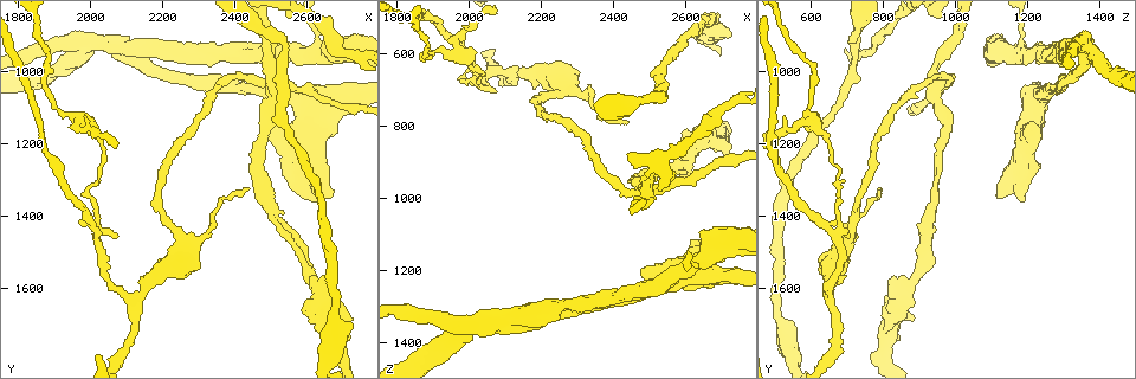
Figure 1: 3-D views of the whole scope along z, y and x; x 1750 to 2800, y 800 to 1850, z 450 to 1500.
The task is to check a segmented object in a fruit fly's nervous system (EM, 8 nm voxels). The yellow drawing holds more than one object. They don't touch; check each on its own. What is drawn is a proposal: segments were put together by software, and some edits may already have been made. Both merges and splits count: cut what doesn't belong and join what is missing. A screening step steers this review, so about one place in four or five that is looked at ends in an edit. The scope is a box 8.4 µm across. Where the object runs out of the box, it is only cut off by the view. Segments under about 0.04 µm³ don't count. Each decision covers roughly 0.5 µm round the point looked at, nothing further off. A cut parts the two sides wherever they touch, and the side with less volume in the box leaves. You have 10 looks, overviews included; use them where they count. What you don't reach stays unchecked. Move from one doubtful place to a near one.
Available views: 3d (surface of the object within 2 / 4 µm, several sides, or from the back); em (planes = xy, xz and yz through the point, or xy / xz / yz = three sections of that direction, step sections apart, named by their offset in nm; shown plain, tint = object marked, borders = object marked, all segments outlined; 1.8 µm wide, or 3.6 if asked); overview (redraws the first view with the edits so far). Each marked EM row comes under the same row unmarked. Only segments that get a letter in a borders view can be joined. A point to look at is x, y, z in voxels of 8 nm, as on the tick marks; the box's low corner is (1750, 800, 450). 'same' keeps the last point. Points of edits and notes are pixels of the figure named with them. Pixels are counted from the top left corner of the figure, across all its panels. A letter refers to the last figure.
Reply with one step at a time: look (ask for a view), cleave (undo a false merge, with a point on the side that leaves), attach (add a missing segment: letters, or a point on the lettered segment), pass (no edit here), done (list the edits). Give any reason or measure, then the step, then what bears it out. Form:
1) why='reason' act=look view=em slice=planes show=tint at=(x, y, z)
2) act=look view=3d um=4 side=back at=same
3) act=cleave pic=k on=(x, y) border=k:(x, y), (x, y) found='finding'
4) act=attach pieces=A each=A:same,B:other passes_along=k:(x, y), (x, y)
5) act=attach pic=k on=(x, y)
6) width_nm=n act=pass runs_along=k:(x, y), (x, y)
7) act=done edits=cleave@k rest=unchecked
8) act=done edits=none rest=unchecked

why='calibre changes' act=look view=em slice=xy step=4 show=borders at=(1920, 1115, 595)

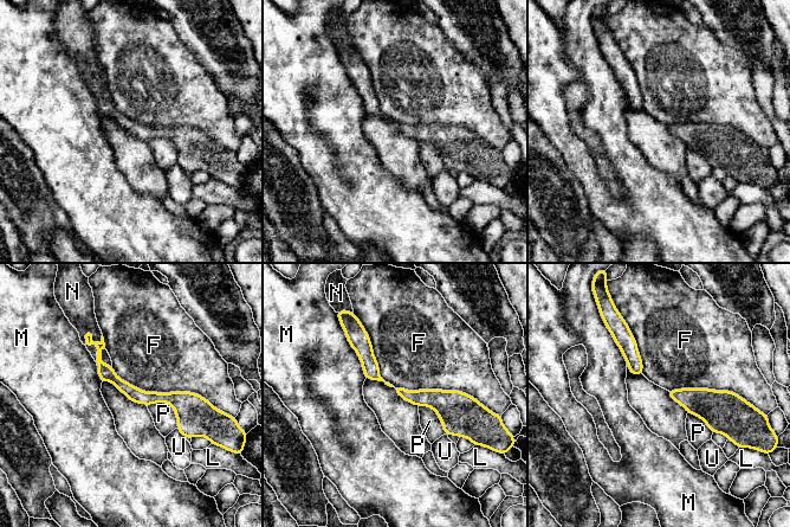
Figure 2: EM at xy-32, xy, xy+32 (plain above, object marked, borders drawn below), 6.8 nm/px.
act=pass each=F:other,L:other,M:other,N:other,P:other,U:other border=2:(111, 366), (212, 405) found='all the same neuron'

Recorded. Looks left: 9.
why='calibre changes' act=look view=3d um=4 at=(2630, 950, 1185)

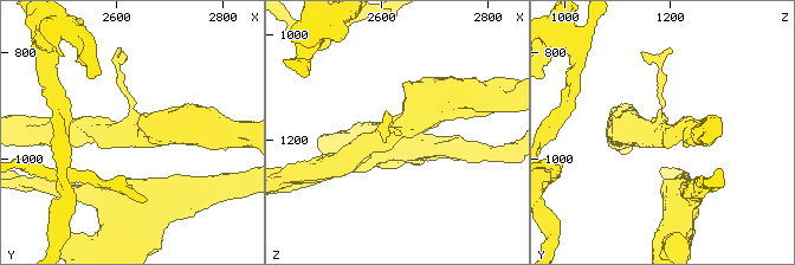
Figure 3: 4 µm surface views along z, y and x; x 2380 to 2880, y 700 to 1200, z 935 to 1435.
arms=3 why='shape alone is not enough' act=look view=em um=3.6 slice=planes show=borders at=(2625, 945, 1180)

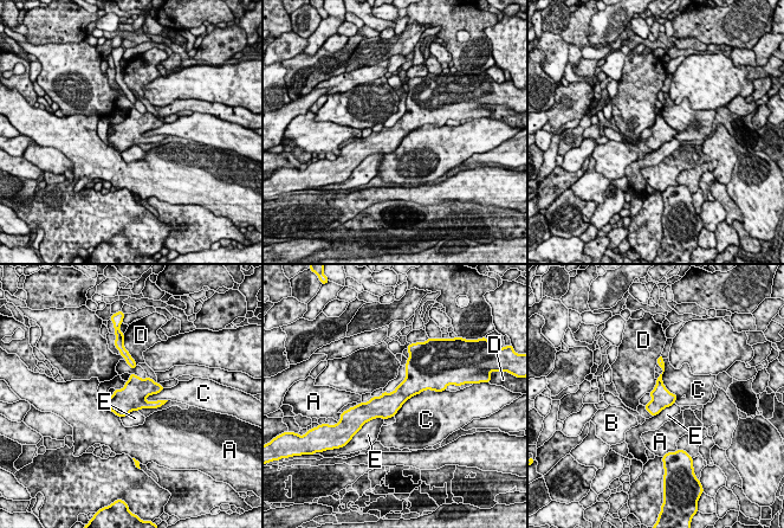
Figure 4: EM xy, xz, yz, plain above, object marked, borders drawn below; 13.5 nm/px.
width_nm=280 act=pass each=A:other,B:other,C:other,D:other,E:other border=4:(656, 379), (655, 386), (648, 392) found='continuous, no second neuron'

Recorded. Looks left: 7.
why='abrupt turn' act=look view=em slice=planes show=borders at=(2500, 1045, 950)

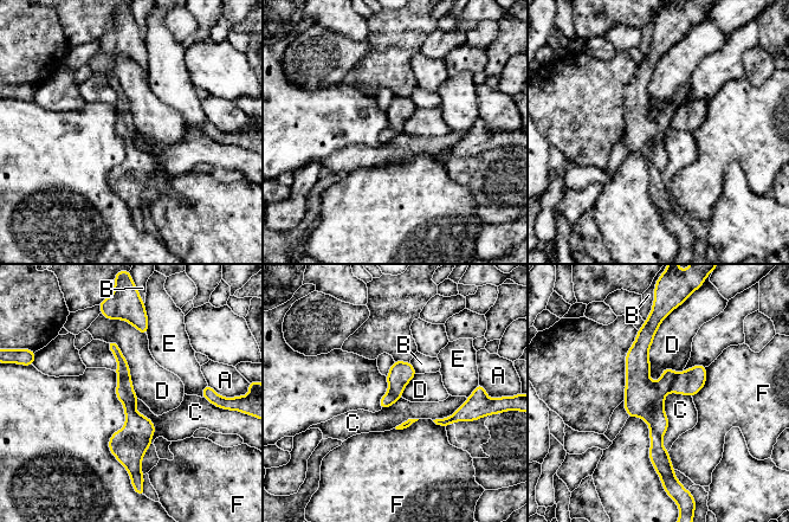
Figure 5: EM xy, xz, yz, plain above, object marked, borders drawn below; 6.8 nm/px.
width_nm=130 act=cleave pic=5 on=(642, 399) each=A:other,B:other,C:other,D:other,E:other,F:other part_leaving=5:(654, 326), (640, 392), (666, 468) found='two neurons meet here'

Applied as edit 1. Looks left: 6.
act=look view=em slice=planes show=borders at=(2535, 915, 725)

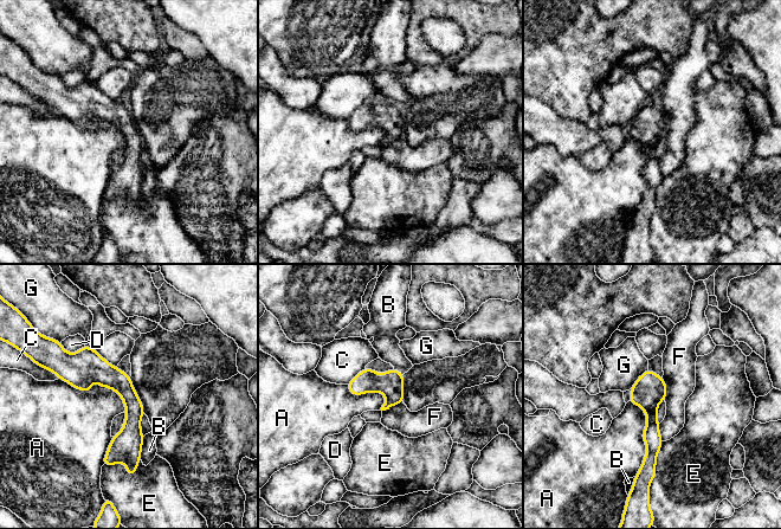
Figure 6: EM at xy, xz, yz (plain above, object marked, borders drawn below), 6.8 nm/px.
act=pass each=A:other,B:other,C:other,D:other,E:other,F:other,G:other runs_along=6:(68, 356), (129, 395), (131, 468) found='continuous, no second neuron'

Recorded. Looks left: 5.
act=done edits=cleave@5 rest=unchecked

